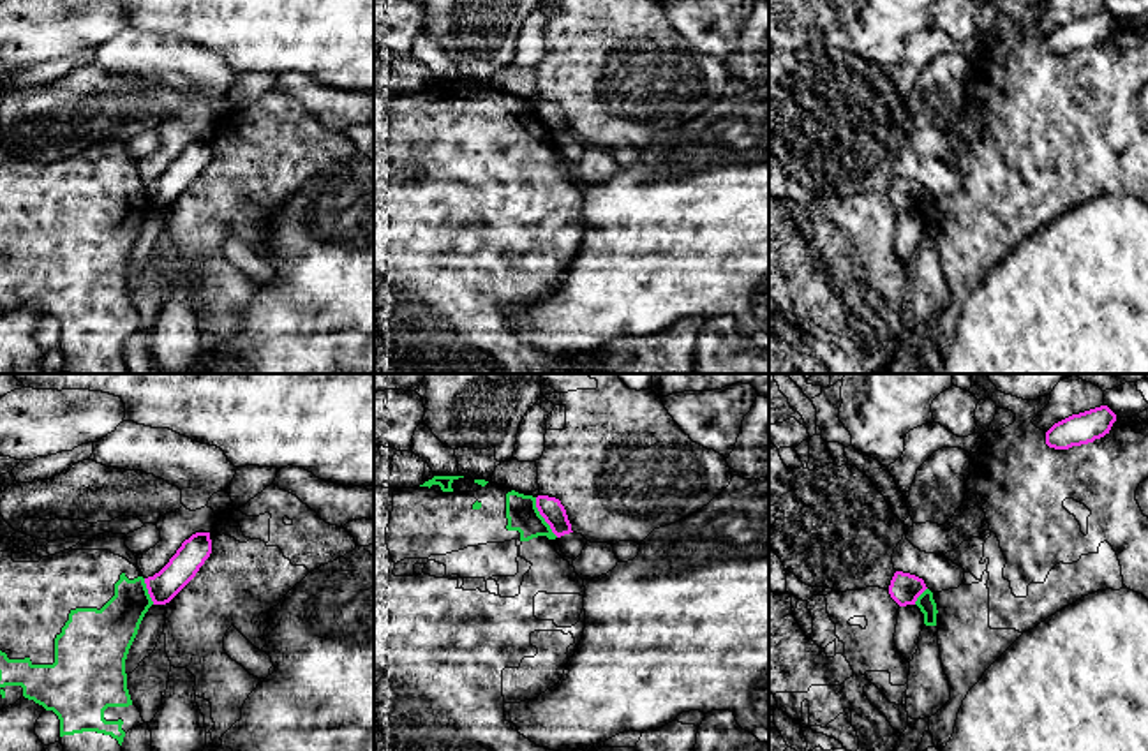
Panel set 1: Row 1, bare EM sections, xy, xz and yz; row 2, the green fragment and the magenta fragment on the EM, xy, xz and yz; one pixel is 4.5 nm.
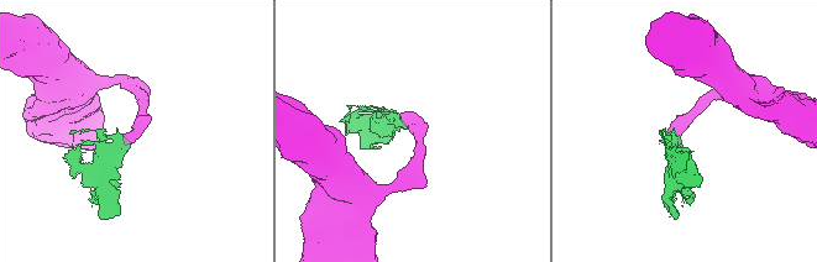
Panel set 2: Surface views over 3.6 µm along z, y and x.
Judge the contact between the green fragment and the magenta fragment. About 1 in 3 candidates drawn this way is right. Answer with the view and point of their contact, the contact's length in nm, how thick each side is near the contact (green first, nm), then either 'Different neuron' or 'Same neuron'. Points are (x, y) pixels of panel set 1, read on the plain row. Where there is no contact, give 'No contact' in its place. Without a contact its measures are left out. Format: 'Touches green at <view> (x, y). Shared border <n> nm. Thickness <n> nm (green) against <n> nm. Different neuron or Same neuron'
Touches green at xz (542, 122). Shared border 220 nm. Thickness 150 nm (green) against 110 nm. Different neuron

